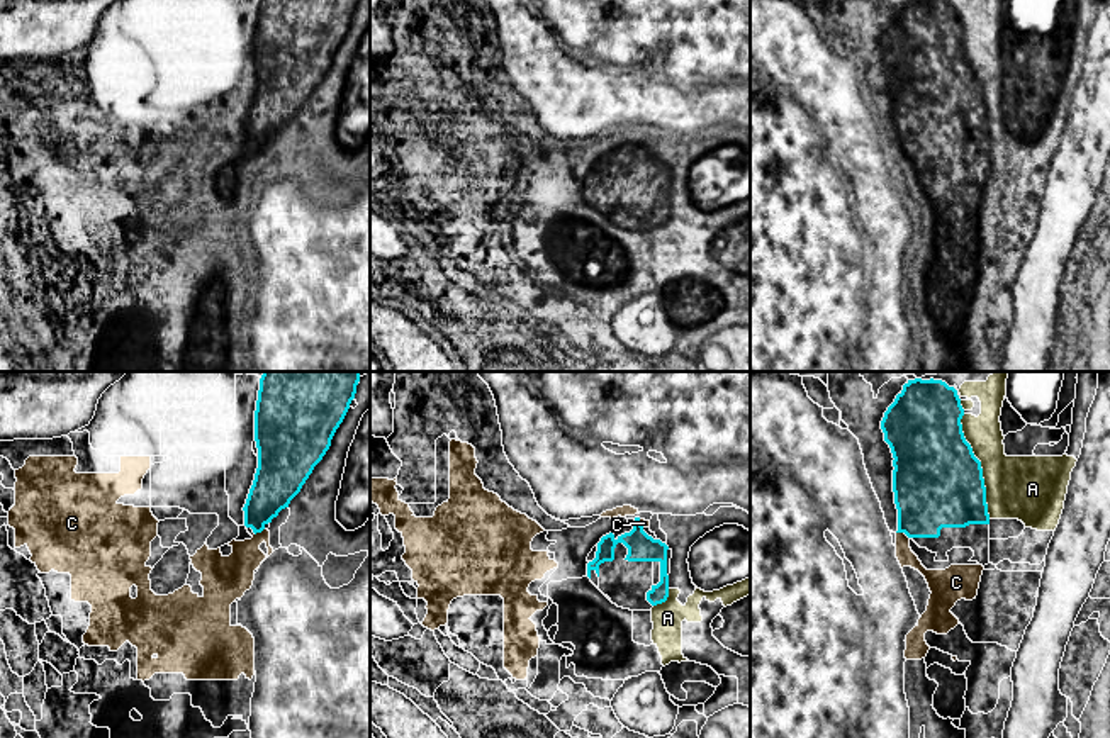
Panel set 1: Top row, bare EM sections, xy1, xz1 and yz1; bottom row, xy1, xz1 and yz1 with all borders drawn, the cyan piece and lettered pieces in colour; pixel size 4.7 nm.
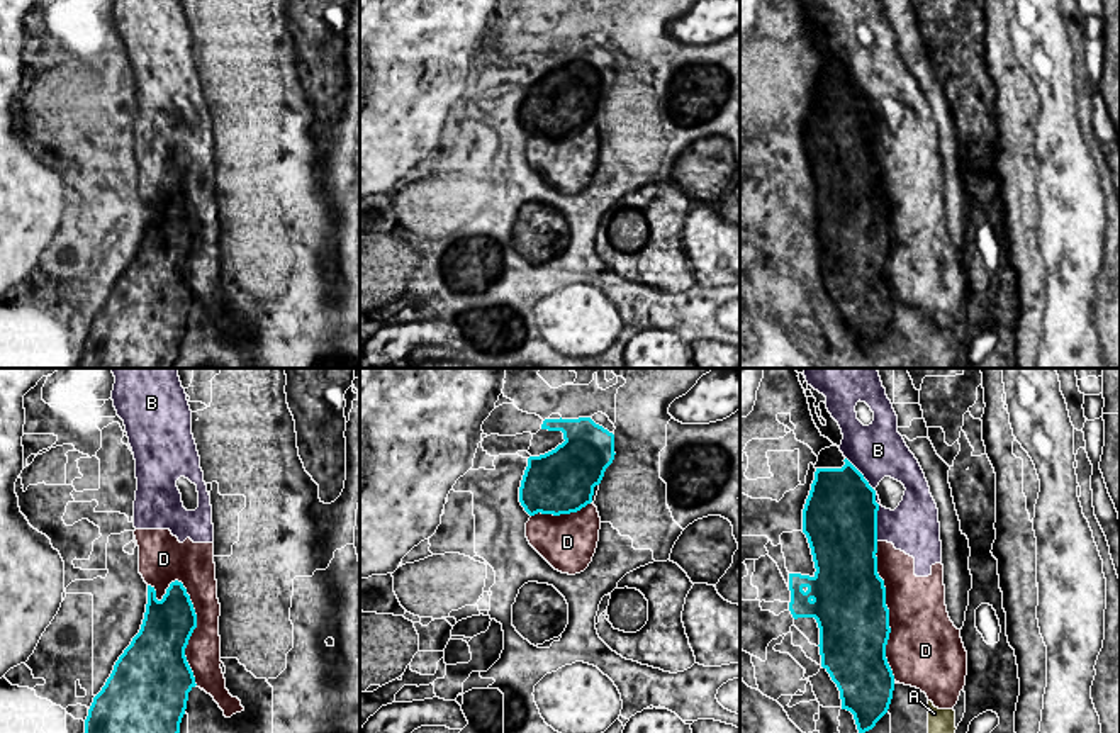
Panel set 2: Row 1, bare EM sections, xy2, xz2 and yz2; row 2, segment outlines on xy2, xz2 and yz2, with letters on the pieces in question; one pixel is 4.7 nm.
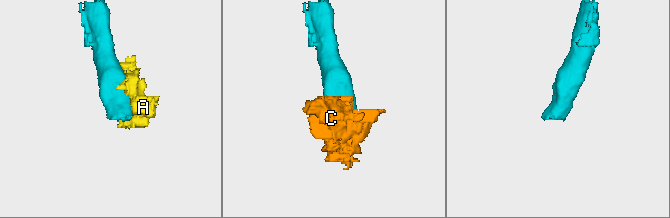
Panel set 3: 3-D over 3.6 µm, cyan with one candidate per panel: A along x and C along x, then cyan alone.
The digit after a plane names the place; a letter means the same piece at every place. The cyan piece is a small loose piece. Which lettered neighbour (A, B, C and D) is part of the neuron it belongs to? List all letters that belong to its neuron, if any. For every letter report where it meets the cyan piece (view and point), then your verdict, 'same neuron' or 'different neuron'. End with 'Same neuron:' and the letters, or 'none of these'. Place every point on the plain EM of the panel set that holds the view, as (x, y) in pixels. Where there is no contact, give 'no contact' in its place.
A: contact yz1 (980, 87); different neuron
B: contact yz2 (874, 119); different neuron
C: contact yz1 (903, 151); same neuron
D: contact xy2 (194, 233); different neuron
Same neuron: C

